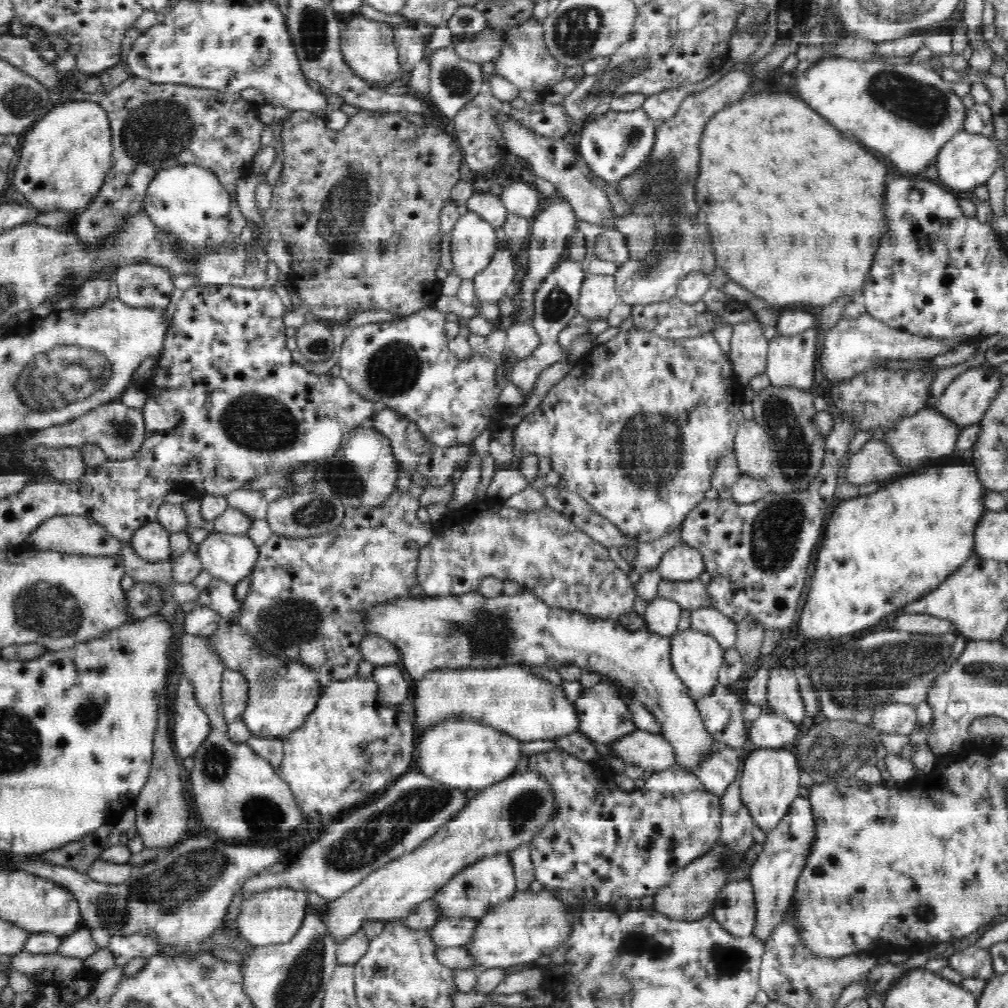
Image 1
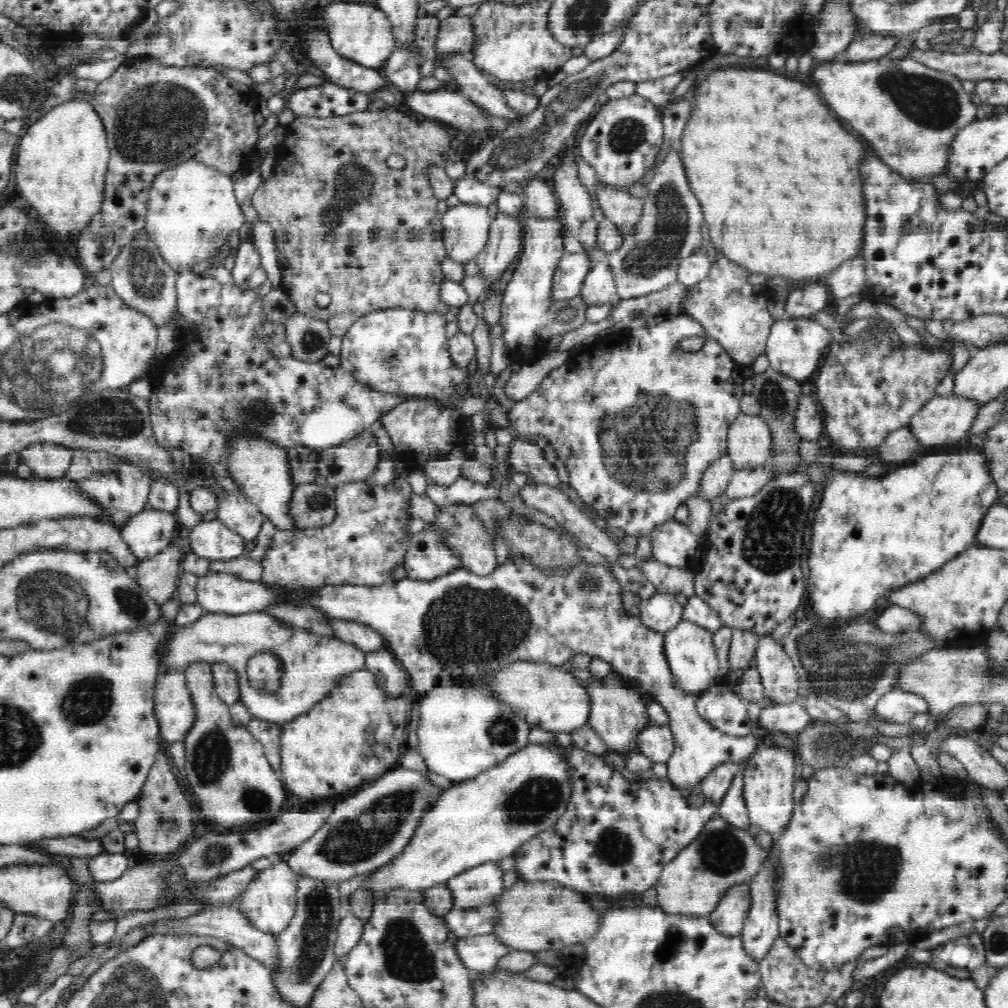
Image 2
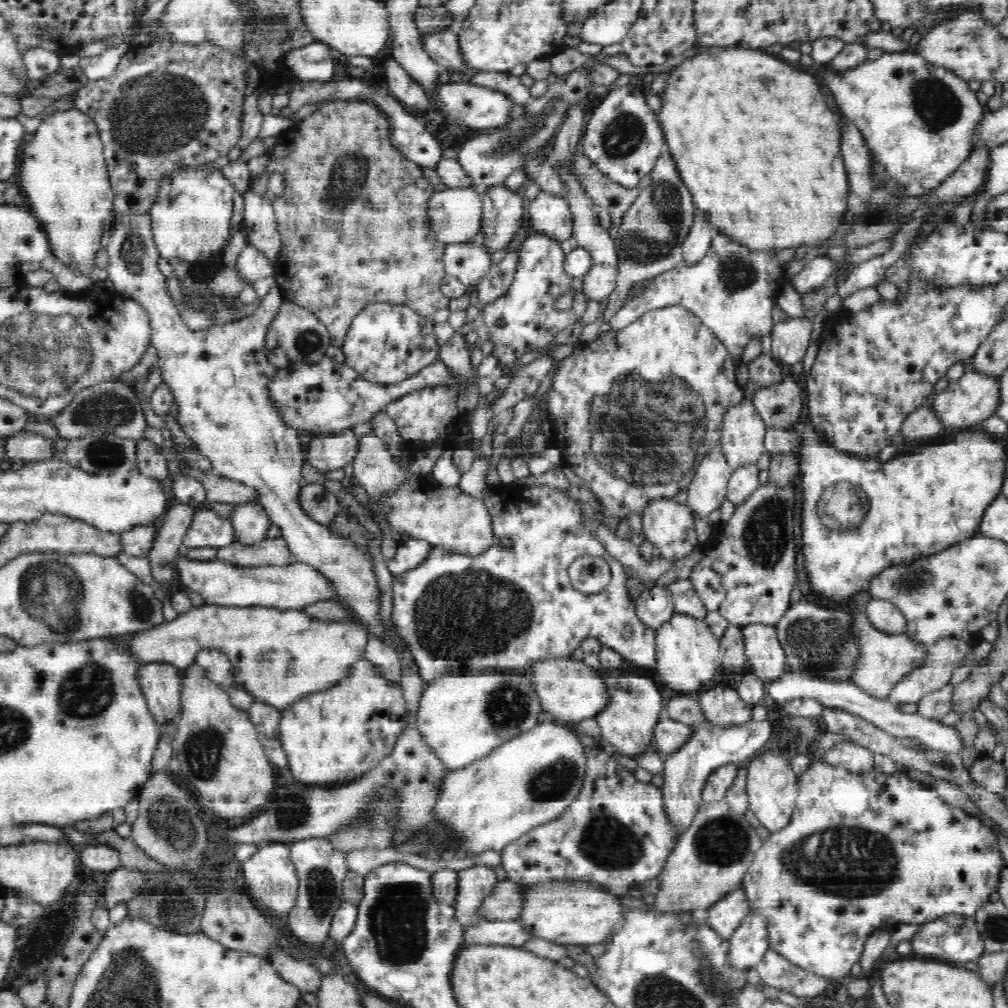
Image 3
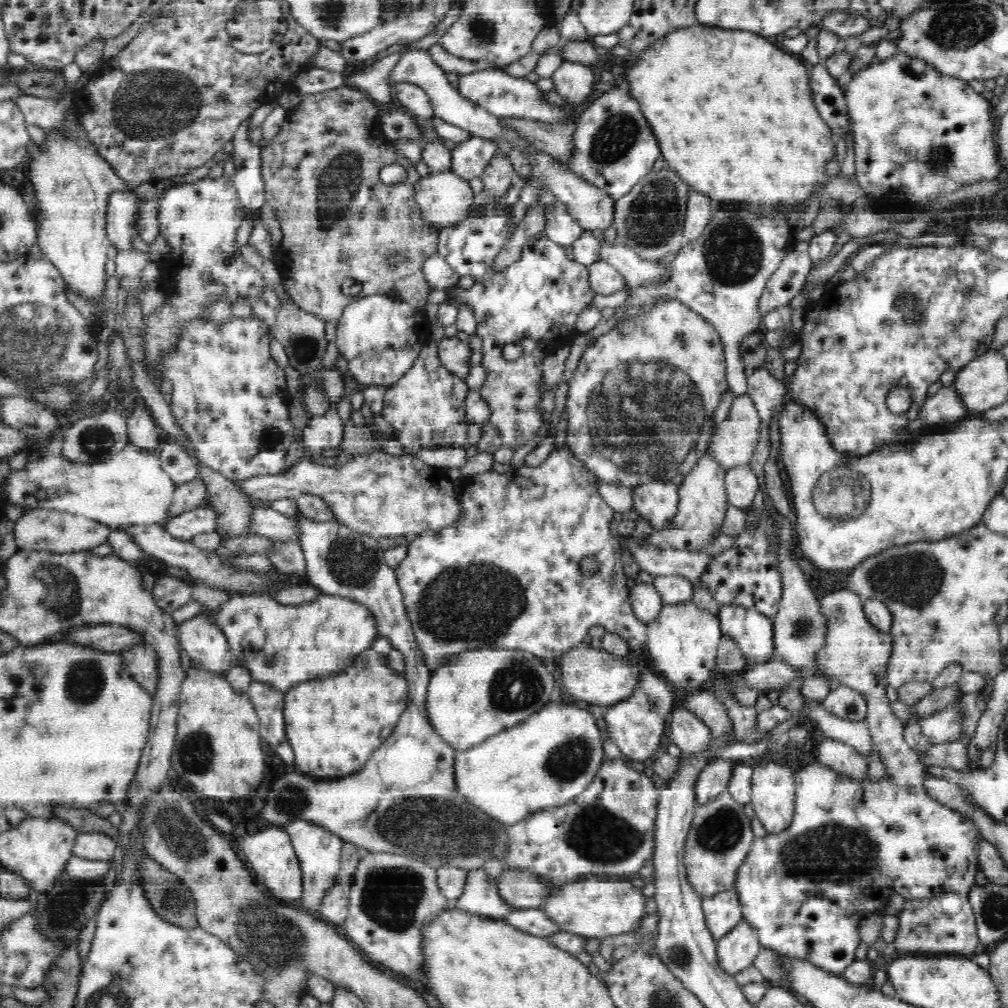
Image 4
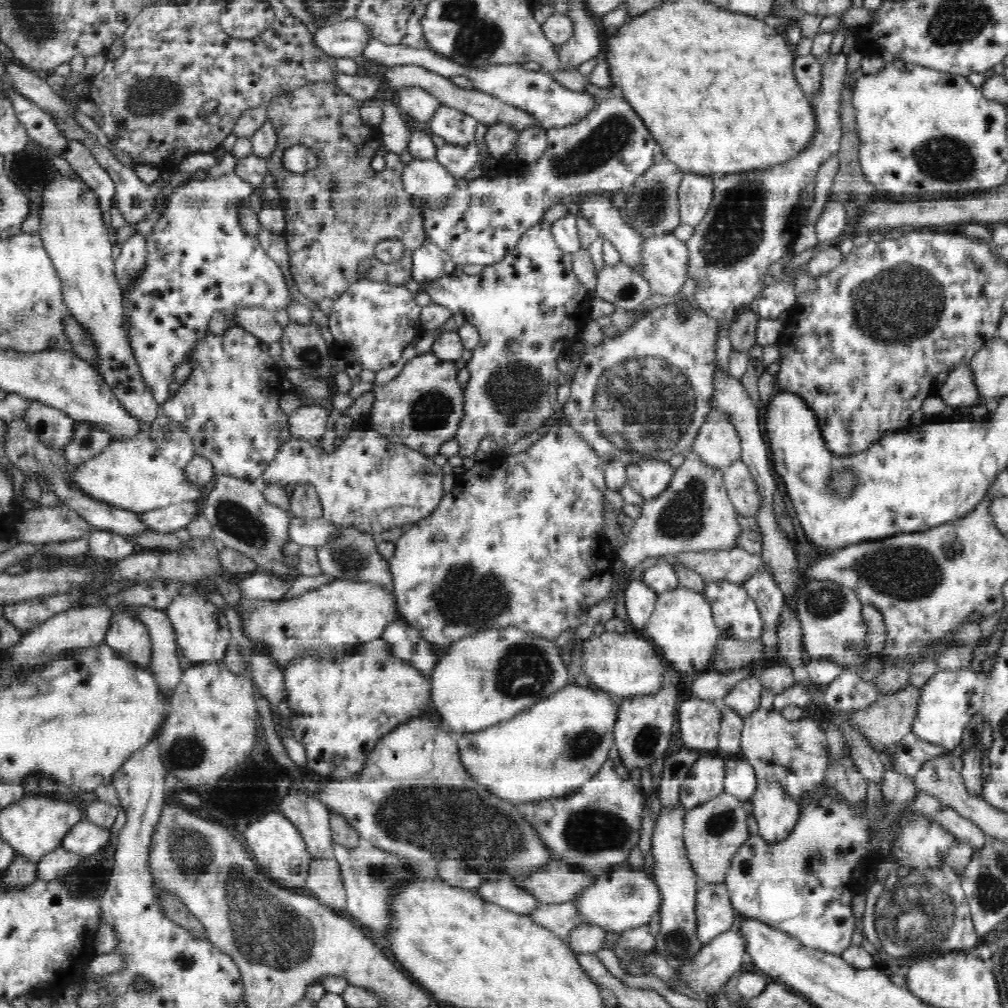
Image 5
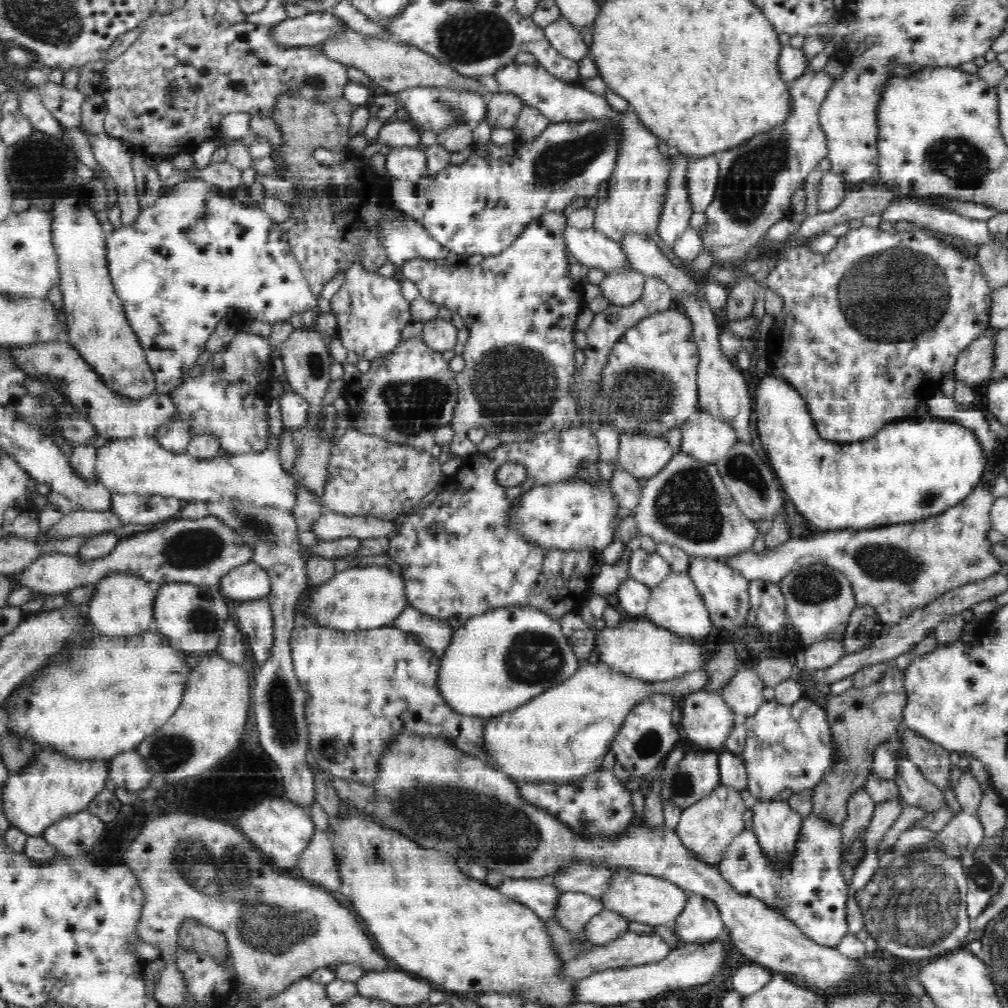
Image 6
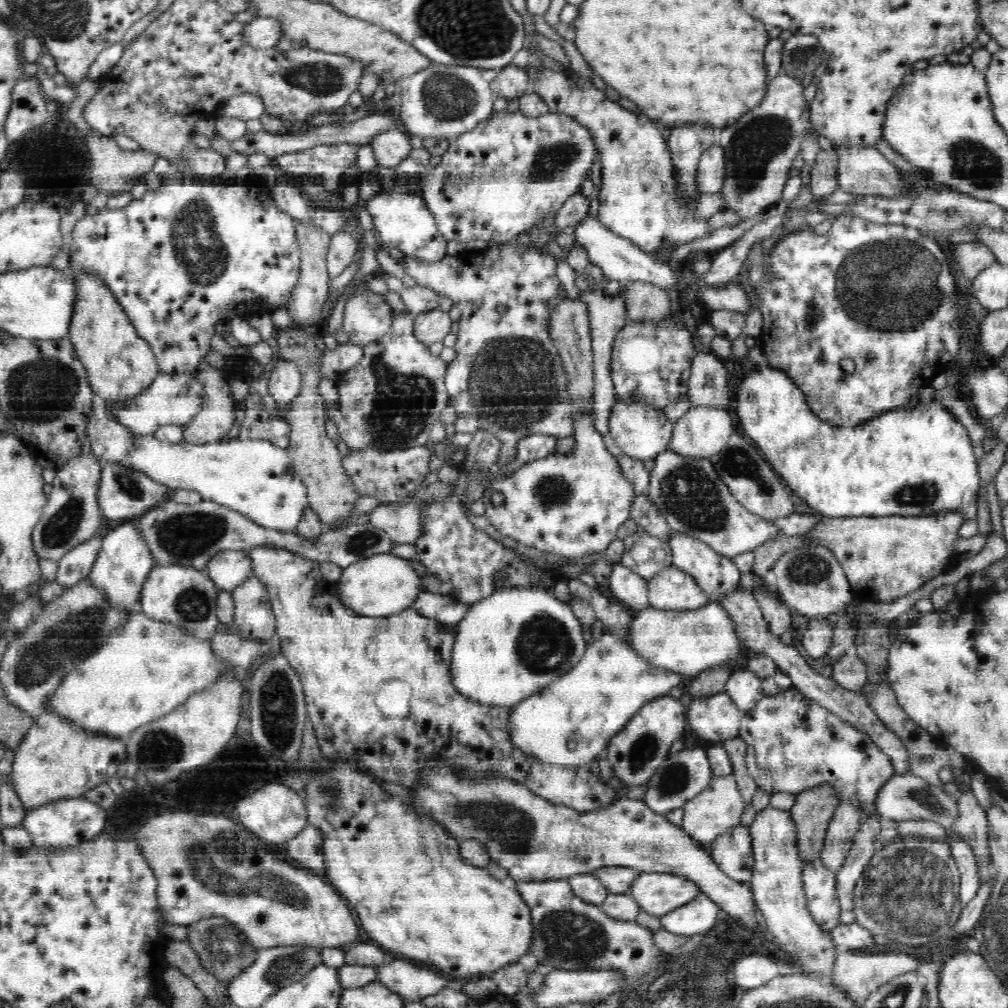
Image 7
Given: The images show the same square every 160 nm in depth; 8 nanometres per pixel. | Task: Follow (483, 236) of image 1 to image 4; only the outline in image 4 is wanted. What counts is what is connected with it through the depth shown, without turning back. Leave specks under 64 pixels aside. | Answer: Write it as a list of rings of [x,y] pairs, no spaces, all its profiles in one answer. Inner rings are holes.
[[[432,171],[428,176],[420,177],[417,180],[413,197],[420,208],[422,220],[439,231],[446,231],[461,225],[468,218],[470,208],[476,198],[469,181],[460,178],[452,171]]]

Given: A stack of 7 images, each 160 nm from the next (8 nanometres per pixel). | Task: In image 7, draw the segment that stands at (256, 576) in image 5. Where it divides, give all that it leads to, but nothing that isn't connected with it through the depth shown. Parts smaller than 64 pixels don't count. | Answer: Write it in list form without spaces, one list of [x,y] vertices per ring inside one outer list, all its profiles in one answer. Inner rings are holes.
[[[226,551],[216,557],[209,564],[207,574],[216,583],[218,589],[230,593],[243,580],[254,576],[252,561],[248,558],[248,554],[242,551]]]

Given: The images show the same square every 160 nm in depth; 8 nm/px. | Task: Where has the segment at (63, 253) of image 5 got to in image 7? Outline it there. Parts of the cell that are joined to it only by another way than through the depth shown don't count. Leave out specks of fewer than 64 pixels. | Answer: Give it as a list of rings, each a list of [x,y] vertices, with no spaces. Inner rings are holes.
[[[78,273],[73,282],[75,304],[68,337],[87,370],[94,394],[104,398],[111,410],[114,403],[134,398],[148,388],[157,378],[159,366],[150,345],[138,336],[117,297],[97,273]]]

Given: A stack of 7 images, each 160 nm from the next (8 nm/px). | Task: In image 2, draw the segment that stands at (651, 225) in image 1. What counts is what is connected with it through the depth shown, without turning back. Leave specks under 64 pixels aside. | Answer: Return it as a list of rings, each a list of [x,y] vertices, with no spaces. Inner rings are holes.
[[[600,180],[596,184],[596,198],[600,210],[618,226],[620,234],[626,237],[636,232],[636,224],[642,216],[643,198],[636,198],[627,189],[618,190],[618,187],[600,183]]]

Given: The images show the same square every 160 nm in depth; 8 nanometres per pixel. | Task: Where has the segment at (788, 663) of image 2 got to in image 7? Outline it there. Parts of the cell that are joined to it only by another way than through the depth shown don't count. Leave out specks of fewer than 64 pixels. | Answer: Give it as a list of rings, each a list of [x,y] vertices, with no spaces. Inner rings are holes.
[[[671,531],[667,543],[673,556],[673,567],[690,574],[702,588],[708,601],[719,603],[724,595],[731,593],[738,584],[741,584],[741,572],[733,560],[717,553],[710,545],[684,534],[678,534],[678,531]]]

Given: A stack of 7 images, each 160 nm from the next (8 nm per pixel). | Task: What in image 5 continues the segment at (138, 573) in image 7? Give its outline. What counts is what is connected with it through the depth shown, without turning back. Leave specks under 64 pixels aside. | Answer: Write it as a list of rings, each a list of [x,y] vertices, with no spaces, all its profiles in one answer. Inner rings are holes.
[[[113,612],[113,620],[105,634],[105,642],[114,653],[120,654],[126,662],[135,664],[141,670],[148,670],[151,664],[152,645],[149,632],[138,620]]]

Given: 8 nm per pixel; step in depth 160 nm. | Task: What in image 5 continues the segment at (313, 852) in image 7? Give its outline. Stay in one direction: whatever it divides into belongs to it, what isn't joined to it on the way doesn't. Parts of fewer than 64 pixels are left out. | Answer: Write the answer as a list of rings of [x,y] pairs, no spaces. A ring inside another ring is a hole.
[[[311,860],[306,877],[308,893],[331,910],[346,908],[346,893],[341,868],[334,860]]]

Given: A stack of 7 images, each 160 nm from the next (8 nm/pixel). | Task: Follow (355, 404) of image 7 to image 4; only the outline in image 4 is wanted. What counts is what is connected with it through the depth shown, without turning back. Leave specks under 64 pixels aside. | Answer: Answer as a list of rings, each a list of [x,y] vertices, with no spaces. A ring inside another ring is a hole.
[[[431,339],[402,378],[386,388],[381,416],[396,430],[396,439],[408,453],[437,449],[441,445],[471,449],[472,444],[478,444],[481,439],[482,430],[477,424],[464,421],[464,400],[468,390],[465,379],[441,363],[437,341]]]

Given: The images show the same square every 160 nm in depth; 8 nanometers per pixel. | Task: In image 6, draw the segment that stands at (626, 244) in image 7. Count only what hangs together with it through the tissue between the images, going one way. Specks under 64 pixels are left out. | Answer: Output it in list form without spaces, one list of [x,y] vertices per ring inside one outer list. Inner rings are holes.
[[[578,228],[565,229],[564,244],[568,252],[585,268],[600,268],[607,274],[612,270],[632,270],[619,242],[600,235],[594,228],[583,231]]]

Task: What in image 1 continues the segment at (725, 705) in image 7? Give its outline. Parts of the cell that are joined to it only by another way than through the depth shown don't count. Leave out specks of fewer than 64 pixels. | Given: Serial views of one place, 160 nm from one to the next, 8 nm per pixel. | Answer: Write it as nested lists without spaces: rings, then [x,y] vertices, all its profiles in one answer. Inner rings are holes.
[[[636,729],[614,742],[618,758],[642,767],[652,774],[665,771],[675,763],[673,746],[661,734]]]

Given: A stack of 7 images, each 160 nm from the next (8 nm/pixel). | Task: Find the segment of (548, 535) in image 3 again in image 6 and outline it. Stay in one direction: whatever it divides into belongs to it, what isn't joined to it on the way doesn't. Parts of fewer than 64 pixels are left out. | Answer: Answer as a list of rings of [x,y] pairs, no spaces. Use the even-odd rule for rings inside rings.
[[[576,423],[570,429],[554,429],[541,433],[533,440],[502,443],[494,450],[479,452],[464,459],[462,465],[451,477],[445,479],[445,488],[438,493],[436,500],[410,514],[399,524],[394,536],[390,536],[387,554],[396,564],[402,566],[403,594],[406,595],[407,606],[418,610],[435,622],[445,623],[450,630],[459,629],[468,618],[484,614],[487,610],[502,606],[528,606],[542,610],[555,622],[567,612],[579,612],[578,608],[590,600],[593,574],[591,558],[602,550],[590,548],[558,549],[548,545],[534,544],[522,537],[520,529],[514,525],[510,516],[521,499],[537,487],[556,487],[562,482],[576,482],[582,475],[578,468],[582,462],[598,464],[600,452],[594,430]],[[505,465],[522,467],[527,472],[526,478],[518,486],[504,488],[497,480],[497,472]]]

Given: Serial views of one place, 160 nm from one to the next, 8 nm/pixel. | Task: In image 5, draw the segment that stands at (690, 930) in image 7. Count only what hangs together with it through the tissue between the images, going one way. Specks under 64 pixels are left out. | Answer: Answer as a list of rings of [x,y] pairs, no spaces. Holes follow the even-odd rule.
[[[699,882],[696,899],[698,938],[705,946],[730,930],[737,914],[725,883]]]

